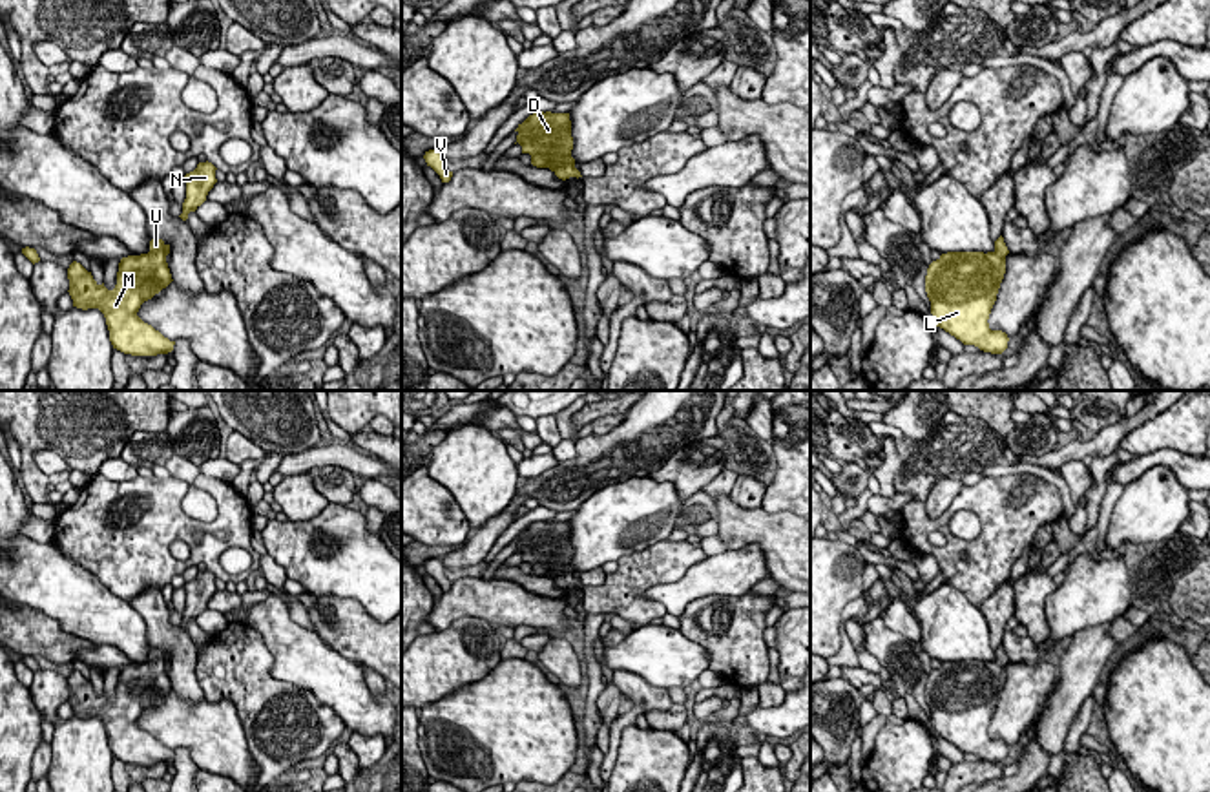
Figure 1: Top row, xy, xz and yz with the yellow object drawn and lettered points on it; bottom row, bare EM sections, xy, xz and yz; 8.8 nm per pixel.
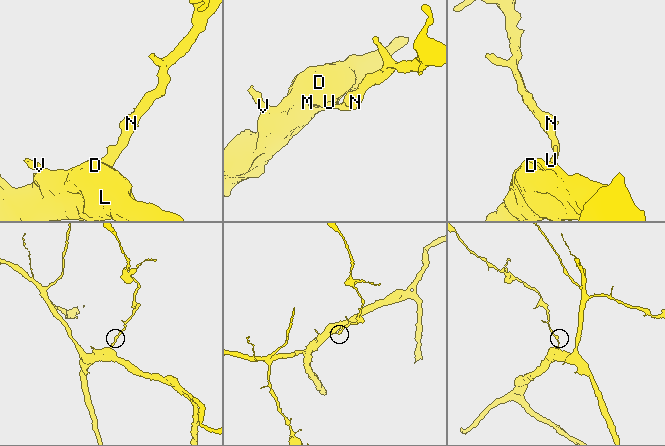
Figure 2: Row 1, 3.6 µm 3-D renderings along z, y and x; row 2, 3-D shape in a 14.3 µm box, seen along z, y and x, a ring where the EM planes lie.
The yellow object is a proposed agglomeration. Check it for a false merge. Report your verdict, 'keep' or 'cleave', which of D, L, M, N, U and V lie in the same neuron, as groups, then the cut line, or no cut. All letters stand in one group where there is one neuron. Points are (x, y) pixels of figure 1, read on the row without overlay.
keep | D L M N U V | no cut

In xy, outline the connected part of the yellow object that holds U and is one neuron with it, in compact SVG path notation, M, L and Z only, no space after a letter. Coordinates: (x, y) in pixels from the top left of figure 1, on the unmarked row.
M151 648L148 662L122 666L113 699L108 699L104 692L99 693L80 672L69 673L68 701L73 715L99 717L104 723L113 757L131 765L157 765L173 759L175 750L137 724L144 710L173 690L166 672L168 662L170 653Z

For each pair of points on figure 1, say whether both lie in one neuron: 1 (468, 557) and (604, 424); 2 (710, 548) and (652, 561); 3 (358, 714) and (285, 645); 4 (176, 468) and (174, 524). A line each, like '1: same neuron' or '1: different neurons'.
1: different neurons
2: different neurons
3: same neuron
4: different neurons

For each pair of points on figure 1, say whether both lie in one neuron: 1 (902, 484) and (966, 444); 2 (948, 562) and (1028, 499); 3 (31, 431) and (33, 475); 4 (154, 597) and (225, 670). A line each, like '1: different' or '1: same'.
1: same
2: same
3: same
4: different

